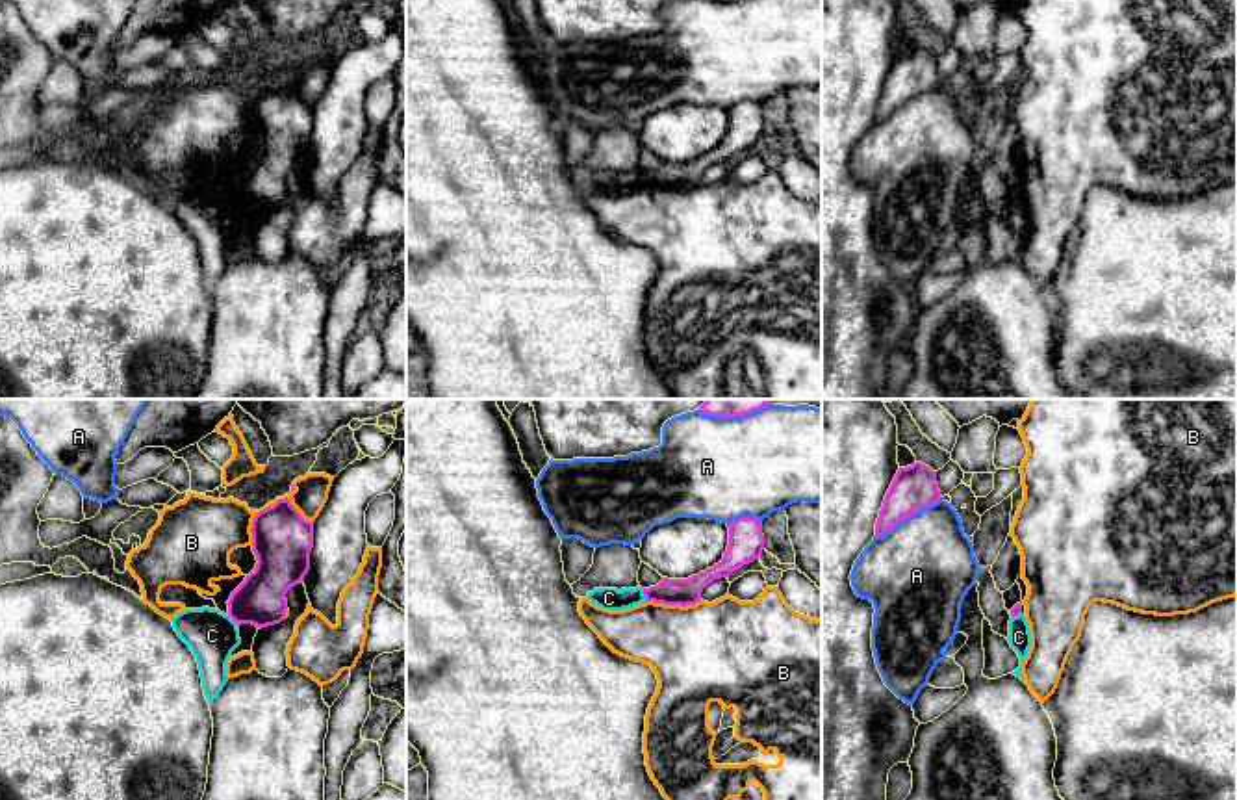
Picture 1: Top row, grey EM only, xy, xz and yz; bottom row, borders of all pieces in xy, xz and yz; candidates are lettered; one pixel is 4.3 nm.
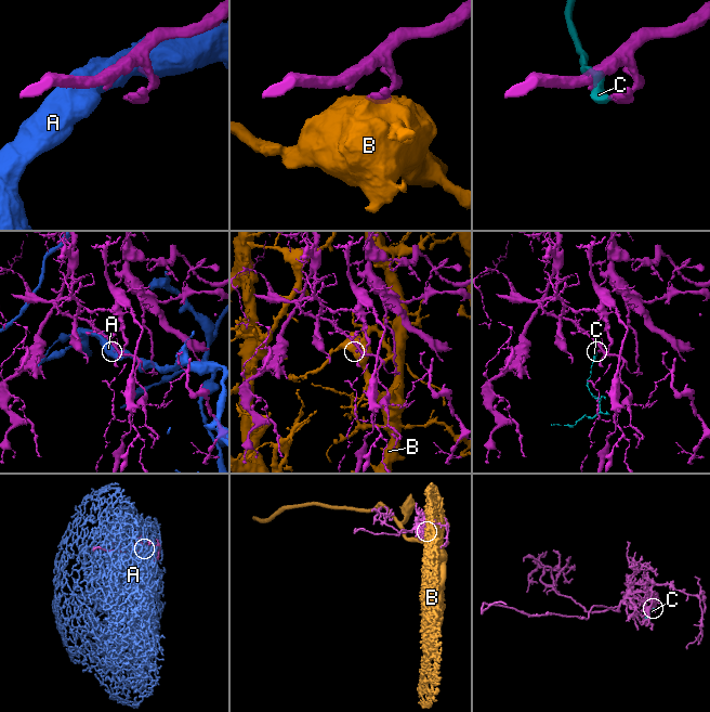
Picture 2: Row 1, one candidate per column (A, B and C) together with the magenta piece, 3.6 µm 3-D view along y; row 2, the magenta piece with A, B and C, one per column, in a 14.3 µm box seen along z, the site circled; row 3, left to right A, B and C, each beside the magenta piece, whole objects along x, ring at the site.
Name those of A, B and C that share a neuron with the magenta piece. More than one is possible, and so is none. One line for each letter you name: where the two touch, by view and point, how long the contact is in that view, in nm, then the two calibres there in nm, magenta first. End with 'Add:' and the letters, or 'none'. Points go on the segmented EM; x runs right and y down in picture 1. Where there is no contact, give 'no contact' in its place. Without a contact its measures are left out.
Add: none

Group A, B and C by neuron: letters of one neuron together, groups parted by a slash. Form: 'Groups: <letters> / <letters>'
Groups: A / B / C

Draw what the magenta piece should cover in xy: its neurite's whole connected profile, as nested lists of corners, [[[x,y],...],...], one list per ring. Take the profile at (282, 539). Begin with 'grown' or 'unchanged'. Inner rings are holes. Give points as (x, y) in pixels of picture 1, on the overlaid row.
unchanged | [[[284,497],[254,516],[250,533],[258,562],[232,592],[228,616],[239,626],[267,627],[286,618],[286,594],[310,570],[313,523]]]

